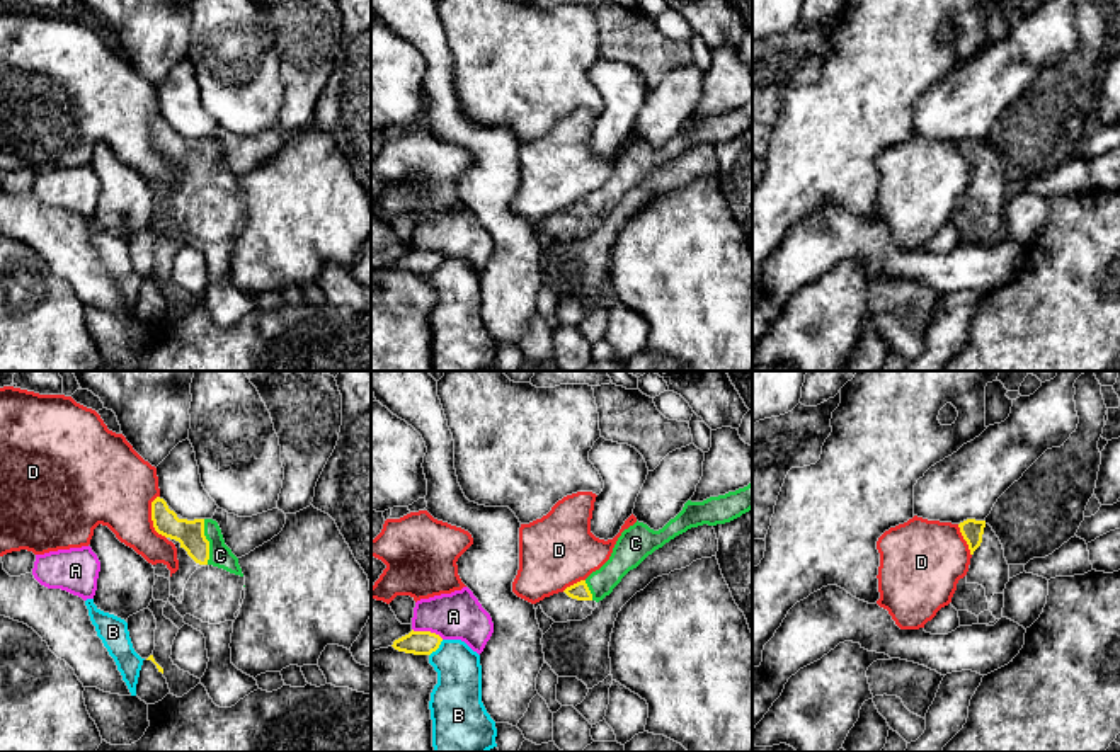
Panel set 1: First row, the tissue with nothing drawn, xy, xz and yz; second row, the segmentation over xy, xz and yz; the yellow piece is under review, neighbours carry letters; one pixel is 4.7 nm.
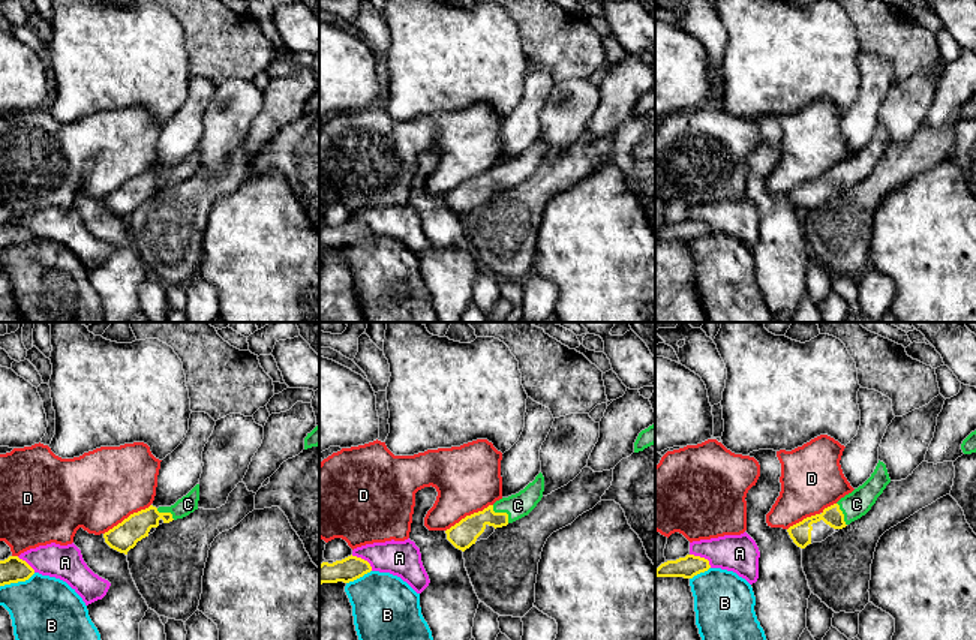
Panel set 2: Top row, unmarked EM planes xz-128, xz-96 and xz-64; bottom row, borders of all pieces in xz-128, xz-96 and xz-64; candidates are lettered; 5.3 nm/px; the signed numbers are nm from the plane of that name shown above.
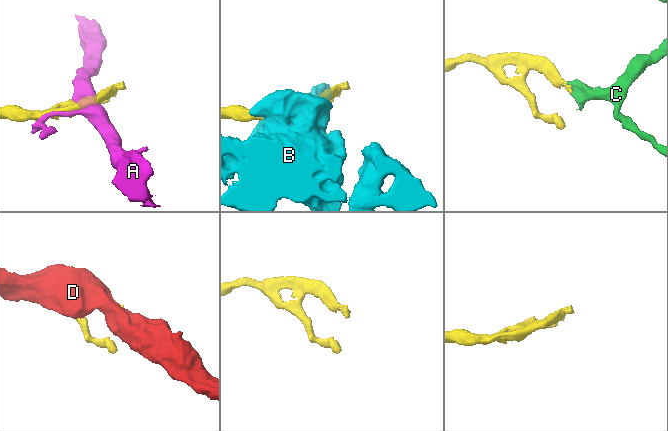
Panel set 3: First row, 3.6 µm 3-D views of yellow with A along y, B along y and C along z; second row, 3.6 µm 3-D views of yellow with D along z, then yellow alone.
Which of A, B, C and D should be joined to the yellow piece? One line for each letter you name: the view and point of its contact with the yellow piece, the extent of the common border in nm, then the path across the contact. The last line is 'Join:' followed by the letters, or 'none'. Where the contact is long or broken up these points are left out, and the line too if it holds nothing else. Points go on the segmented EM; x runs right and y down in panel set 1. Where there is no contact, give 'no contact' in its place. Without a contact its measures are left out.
C: contact xy (208, 541); length 220 nm; way xy (191, 536), (208, 541), (220, 555)
Join: C

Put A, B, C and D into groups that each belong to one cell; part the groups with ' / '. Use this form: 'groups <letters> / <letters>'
groups A / B / C / D

